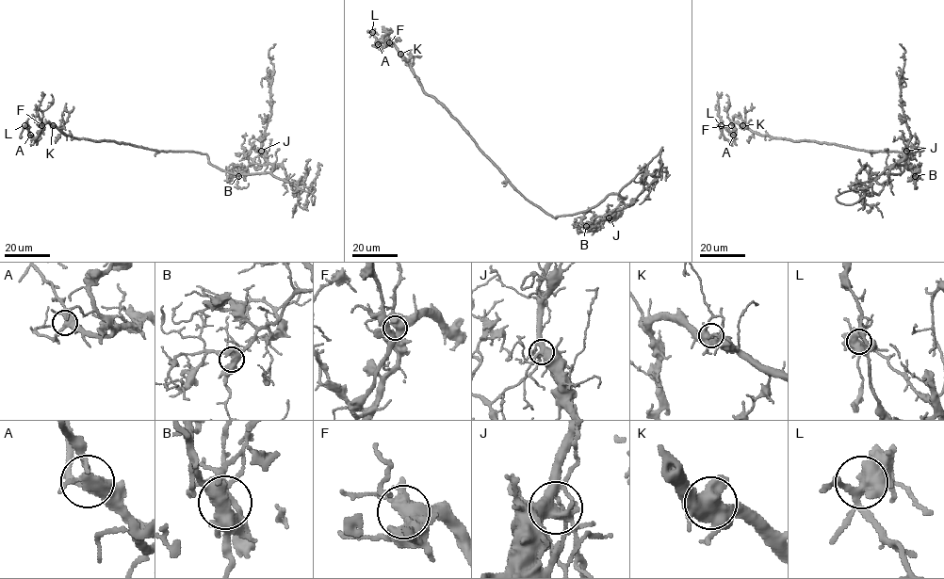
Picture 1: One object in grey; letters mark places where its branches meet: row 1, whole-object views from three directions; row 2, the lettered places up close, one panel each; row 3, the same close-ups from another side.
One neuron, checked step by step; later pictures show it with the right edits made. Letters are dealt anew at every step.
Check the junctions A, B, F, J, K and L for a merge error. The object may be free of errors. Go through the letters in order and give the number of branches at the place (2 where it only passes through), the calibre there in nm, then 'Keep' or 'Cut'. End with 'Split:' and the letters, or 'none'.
A: Branches: 4. Thickness 440 nm. Keep
B: Branches: 5. Thickness 500 nm. Keep
F: Branches: 4. Thickness 480 nm. Keep
J: Branches: 5. Thickness 460 nm. Cut
K: Branches: 5. Thickness 500 nm. Keep
L: Branches: 5. Thickness 460 nm. Keep
Split: J

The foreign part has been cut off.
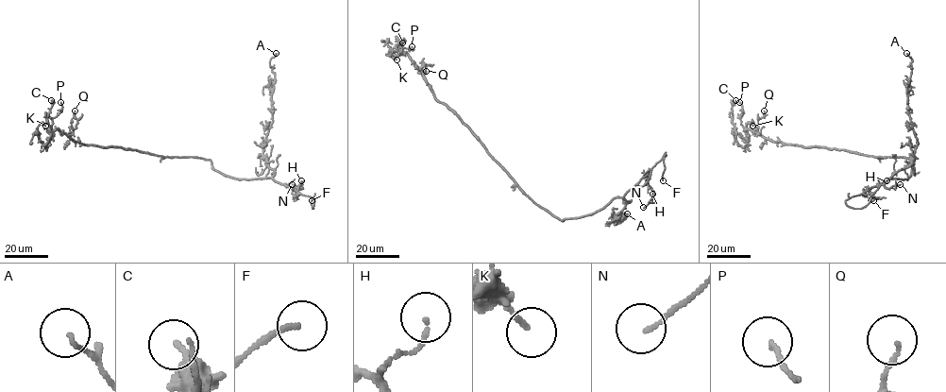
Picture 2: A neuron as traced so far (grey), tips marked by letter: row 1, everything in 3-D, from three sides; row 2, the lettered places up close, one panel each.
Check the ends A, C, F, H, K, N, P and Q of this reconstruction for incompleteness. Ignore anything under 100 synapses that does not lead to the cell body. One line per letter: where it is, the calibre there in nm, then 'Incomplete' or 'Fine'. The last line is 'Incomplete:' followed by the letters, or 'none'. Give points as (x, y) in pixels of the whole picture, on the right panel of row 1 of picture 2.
A: Place: (906, 53). Thickness 100 nm. Fine
C: Place: (735, 100). Thickness 340 nm. Fine
F: Place: (873, 200). Thickness 150 nm. Incomplete
H: Place: (886, 180). Thickness 120 nm. Fine
K: Place: (752, 126). Thickness 140 nm. Fine
N: Place: (900, 184). Thickness 110 nm. Fine
P: Place: (739, 102). Thickness 130 nm. Fine
Q: Place: (764, 110). Thickness 100 nm. Fine
Incomplete: F

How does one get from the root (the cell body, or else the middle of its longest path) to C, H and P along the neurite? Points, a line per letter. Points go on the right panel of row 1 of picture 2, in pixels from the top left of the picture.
C: (888, 157), (784, 144), (751, 129), (746, 130), (747, 144), (742, 146), (732, 121), (735, 100)
H: (888, 157), (912, 159), (913, 166), (906, 178), (888, 178), (869, 191), (873, 192), (886, 180)
P: (888, 157), (772, 142), (744, 128), (739, 102)

